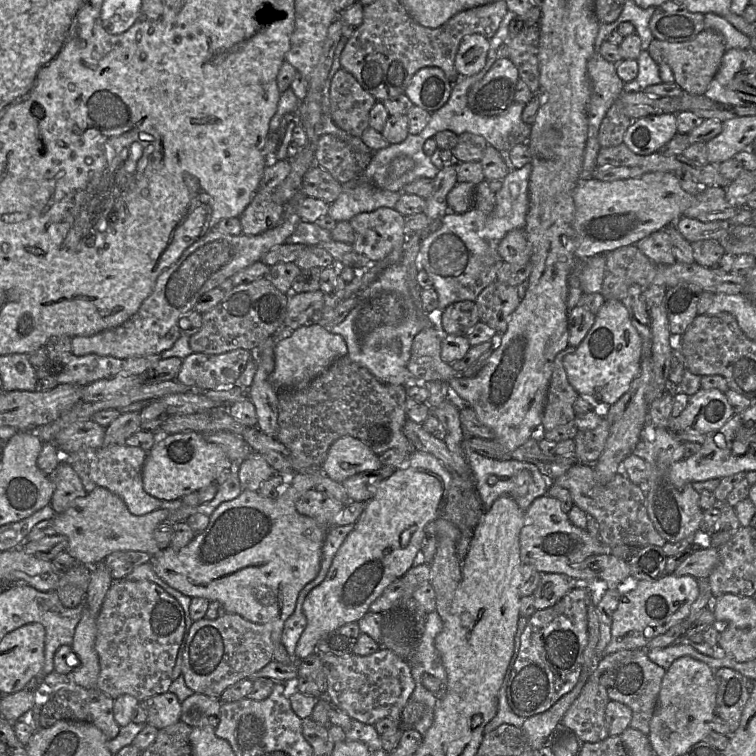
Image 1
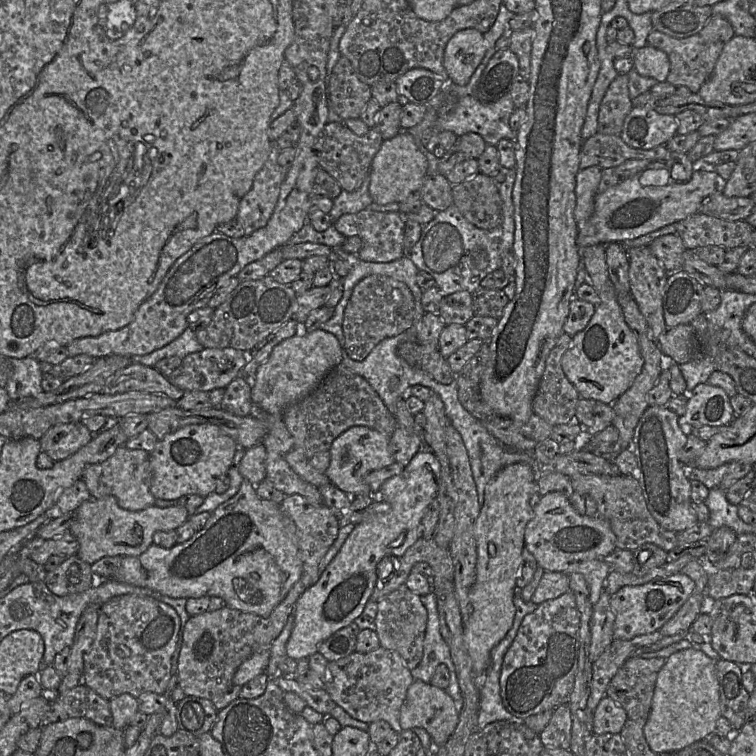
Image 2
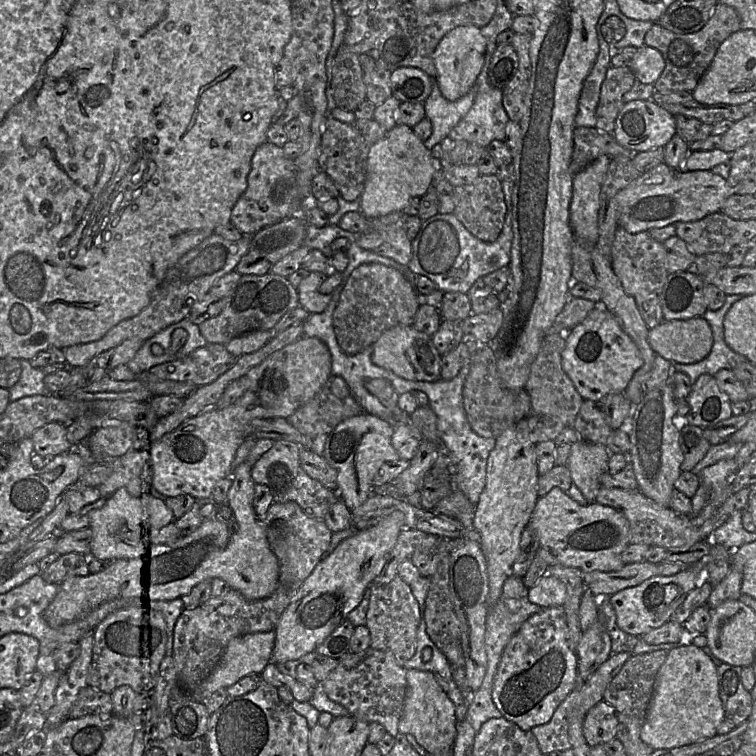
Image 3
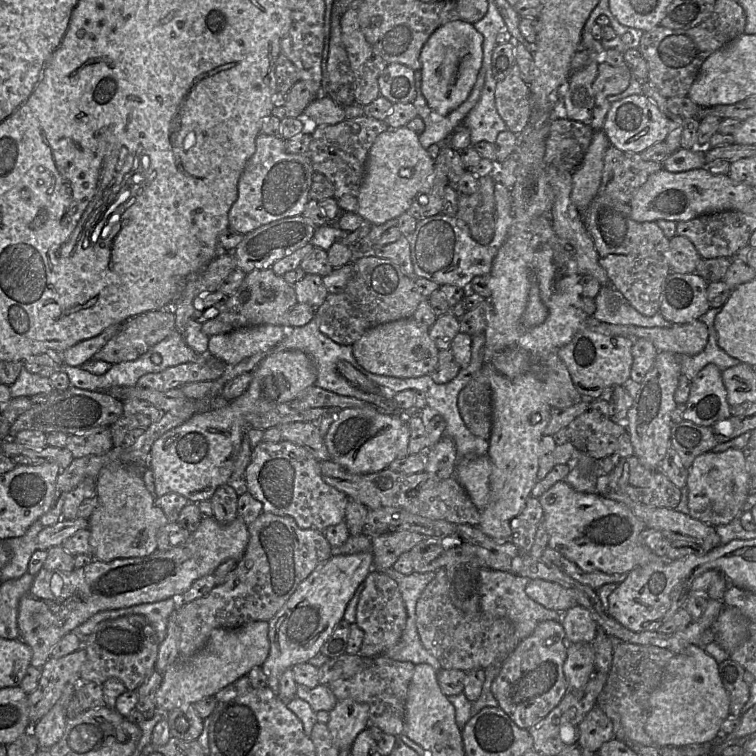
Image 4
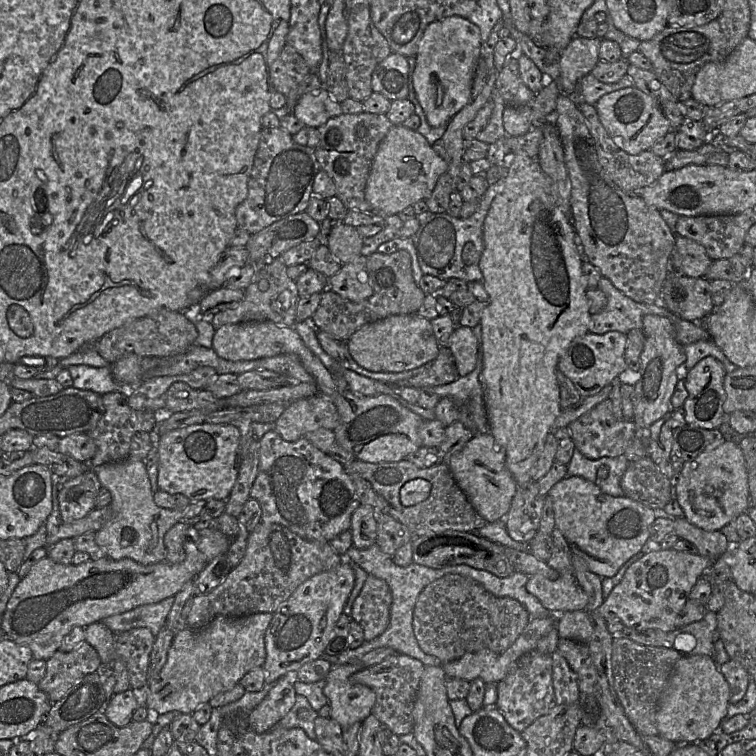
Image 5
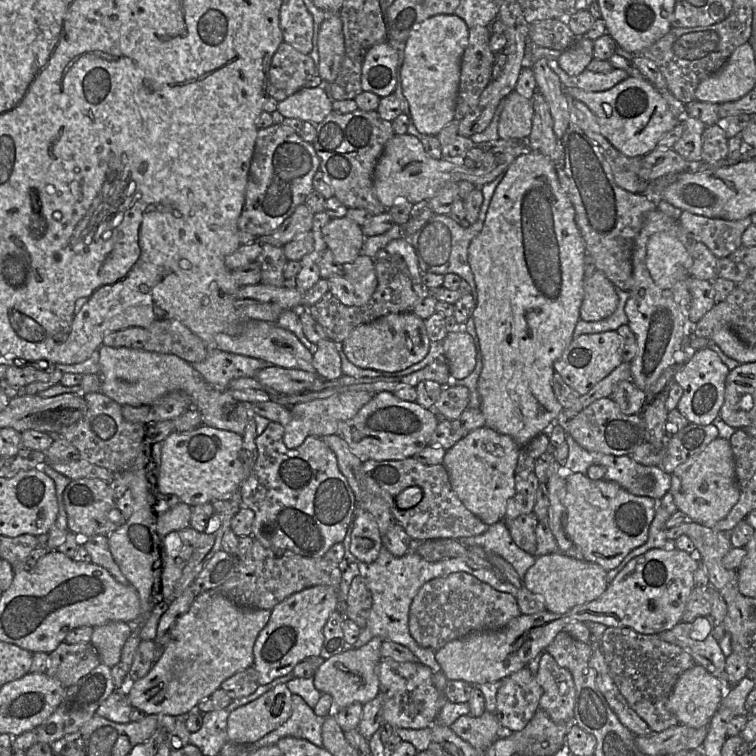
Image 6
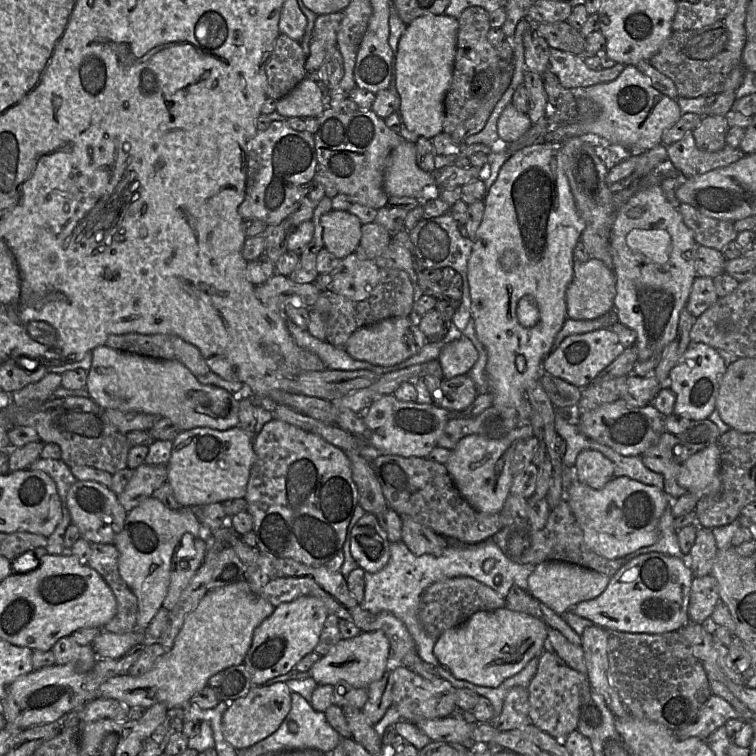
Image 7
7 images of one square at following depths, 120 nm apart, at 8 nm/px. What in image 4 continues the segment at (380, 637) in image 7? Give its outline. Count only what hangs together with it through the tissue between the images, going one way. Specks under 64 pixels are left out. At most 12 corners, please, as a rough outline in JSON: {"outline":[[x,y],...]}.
{"outline":[[337,701],[327,723],[334,744],[350,749],[369,725],[368,704]]}

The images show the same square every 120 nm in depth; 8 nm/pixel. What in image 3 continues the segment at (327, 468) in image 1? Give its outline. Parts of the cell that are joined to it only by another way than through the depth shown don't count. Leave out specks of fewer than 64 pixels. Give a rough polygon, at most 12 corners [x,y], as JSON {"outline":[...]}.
{"outline":[[368,414],[340,422],[323,457],[350,511],[400,459],[394,426]]}

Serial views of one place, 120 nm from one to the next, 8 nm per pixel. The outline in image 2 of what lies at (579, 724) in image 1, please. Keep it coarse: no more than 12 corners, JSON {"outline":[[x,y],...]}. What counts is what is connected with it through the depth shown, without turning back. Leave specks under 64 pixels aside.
{"outline":[[658,630],[613,640],[592,664],[587,708],[605,697],[619,668],[663,636]]}

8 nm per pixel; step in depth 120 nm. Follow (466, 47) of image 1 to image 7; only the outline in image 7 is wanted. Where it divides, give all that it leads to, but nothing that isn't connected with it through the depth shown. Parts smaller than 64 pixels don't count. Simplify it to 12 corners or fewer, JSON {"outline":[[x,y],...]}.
{"outline":[[423,15],[399,39],[388,90],[419,137],[443,131],[458,20]]}

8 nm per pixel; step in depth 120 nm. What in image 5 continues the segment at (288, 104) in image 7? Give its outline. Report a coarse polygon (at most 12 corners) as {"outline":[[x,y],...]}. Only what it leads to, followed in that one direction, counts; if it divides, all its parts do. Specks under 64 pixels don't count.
{"outline":[[324,87],[303,95],[292,114],[318,128],[341,115]]}

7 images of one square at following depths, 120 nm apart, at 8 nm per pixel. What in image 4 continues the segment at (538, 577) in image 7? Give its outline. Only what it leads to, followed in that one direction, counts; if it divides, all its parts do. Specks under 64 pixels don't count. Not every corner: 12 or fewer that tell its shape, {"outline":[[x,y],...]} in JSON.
{"outline":[[532,579],[528,597],[563,613],[577,604],[563,586]]}

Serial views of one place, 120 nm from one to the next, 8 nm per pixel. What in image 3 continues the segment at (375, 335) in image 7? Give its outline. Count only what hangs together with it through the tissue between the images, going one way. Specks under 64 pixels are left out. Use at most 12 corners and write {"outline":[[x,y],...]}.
{"outline":[[414,325],[385,330],[372,362],[412,381],[441,379],[432,336]]}

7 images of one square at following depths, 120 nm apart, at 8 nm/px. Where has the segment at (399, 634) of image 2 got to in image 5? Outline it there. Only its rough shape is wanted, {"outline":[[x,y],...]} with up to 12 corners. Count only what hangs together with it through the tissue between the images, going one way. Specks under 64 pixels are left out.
{"outline":[[368,575],[352,606],[351,619],[364,640],[390,622],[388,584]]}

